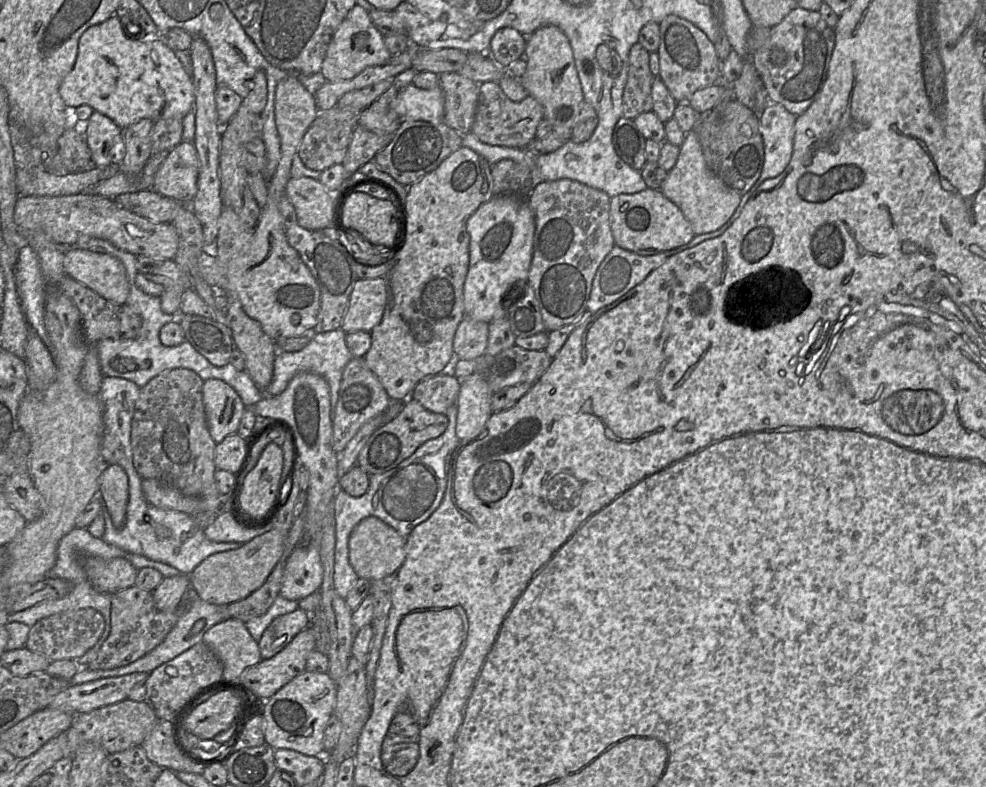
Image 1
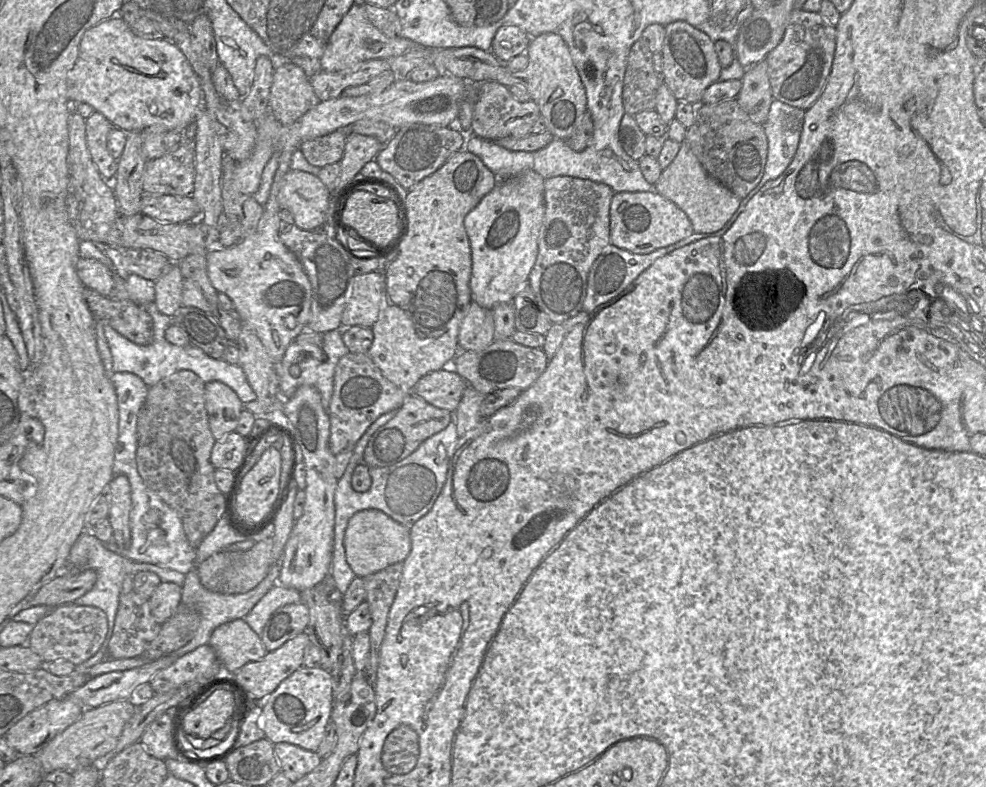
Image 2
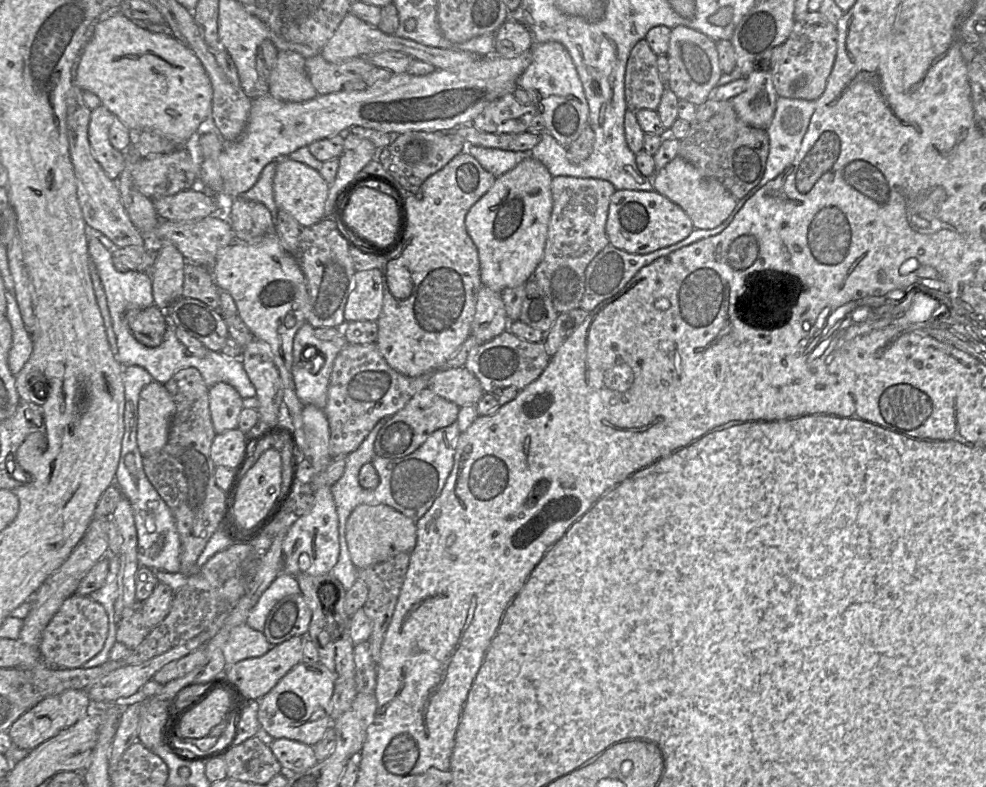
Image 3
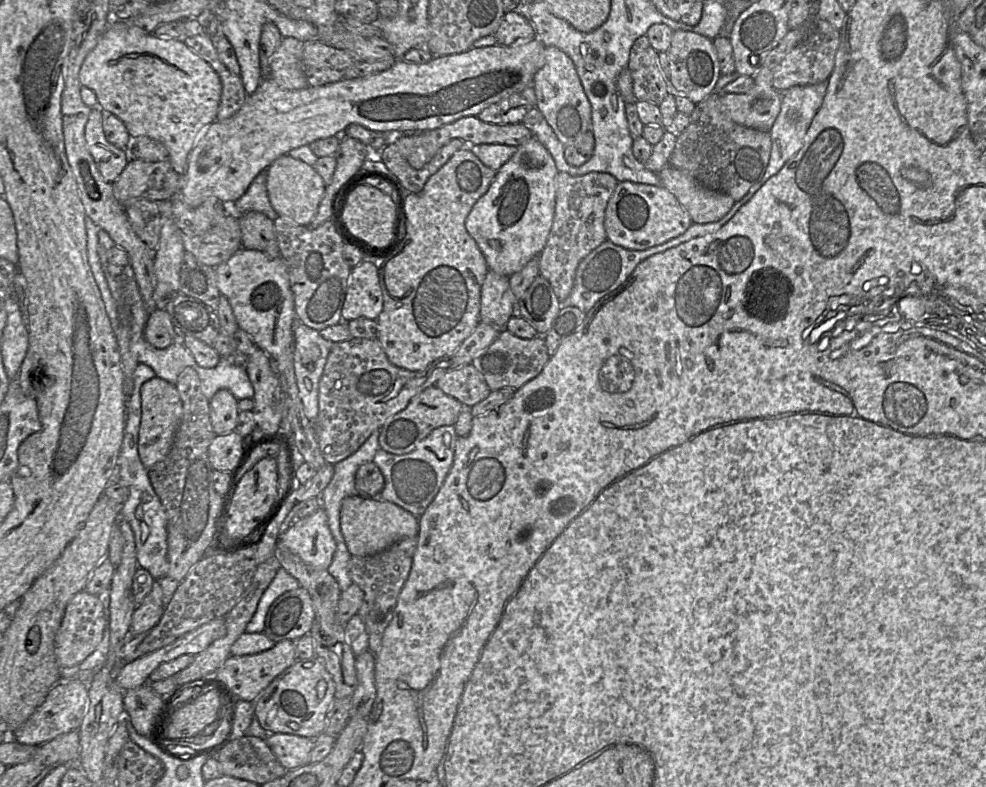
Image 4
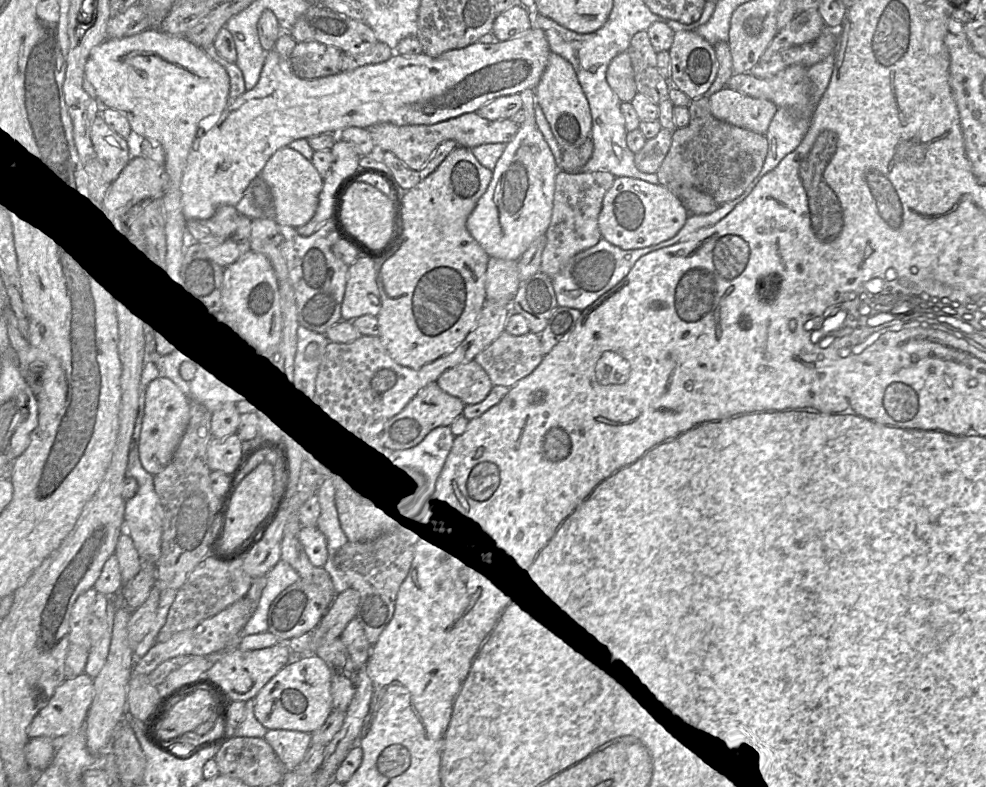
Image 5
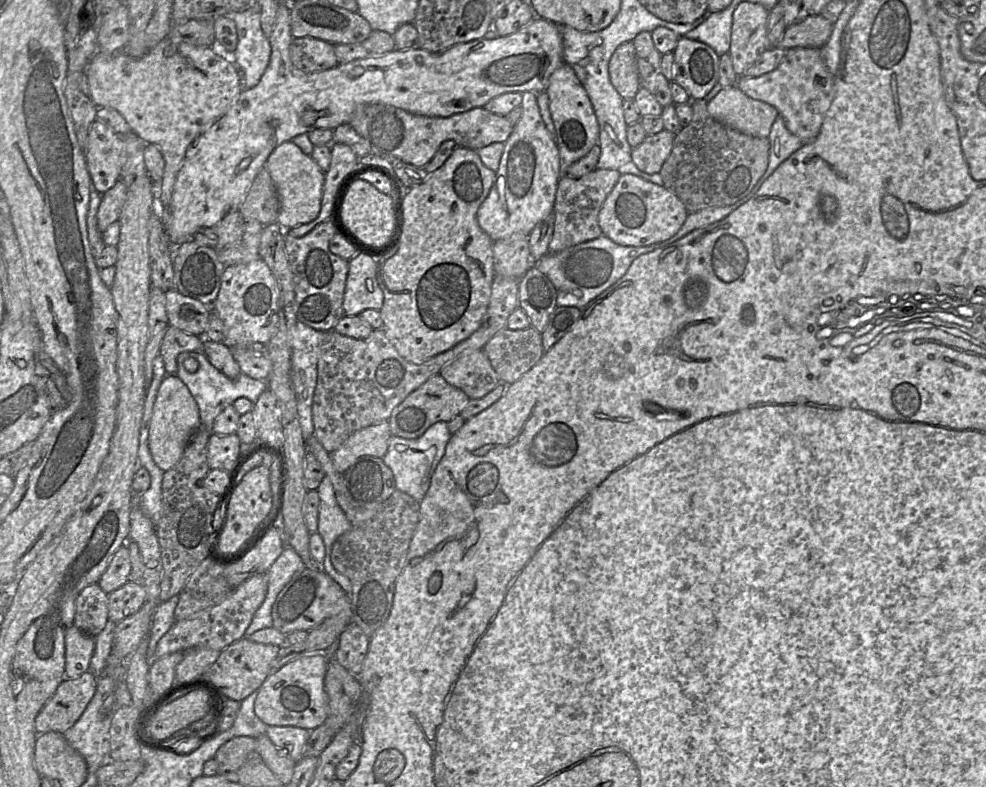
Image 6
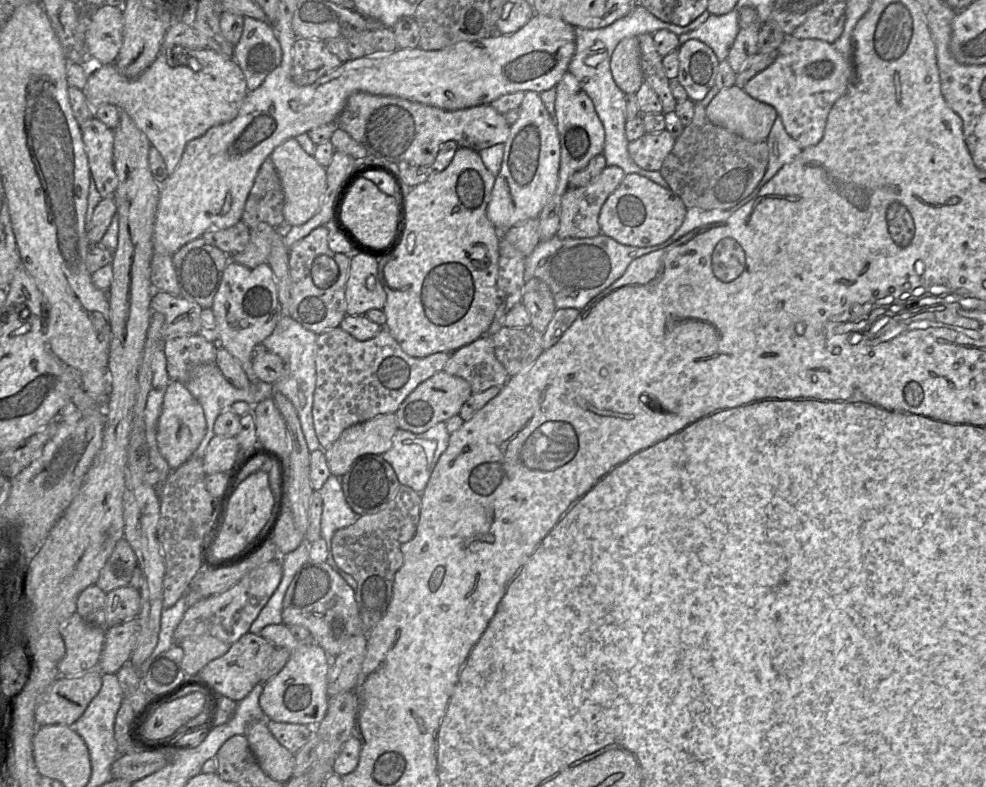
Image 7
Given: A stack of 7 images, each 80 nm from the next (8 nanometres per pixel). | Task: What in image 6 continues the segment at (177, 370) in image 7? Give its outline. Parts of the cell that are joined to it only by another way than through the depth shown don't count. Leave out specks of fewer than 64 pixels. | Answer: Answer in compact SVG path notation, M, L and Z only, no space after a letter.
M169 326L160 347L166 373L176 375L177 356L180 353L202 351L203 338Z

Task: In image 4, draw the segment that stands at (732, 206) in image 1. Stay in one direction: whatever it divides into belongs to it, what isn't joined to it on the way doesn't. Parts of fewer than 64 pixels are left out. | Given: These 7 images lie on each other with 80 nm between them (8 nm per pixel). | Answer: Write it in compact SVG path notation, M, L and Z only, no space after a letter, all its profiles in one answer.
M670 165L665 166L658 176L661 186L677 198L693 223L717 222L735 203L727 194L704 187L689 174Z

